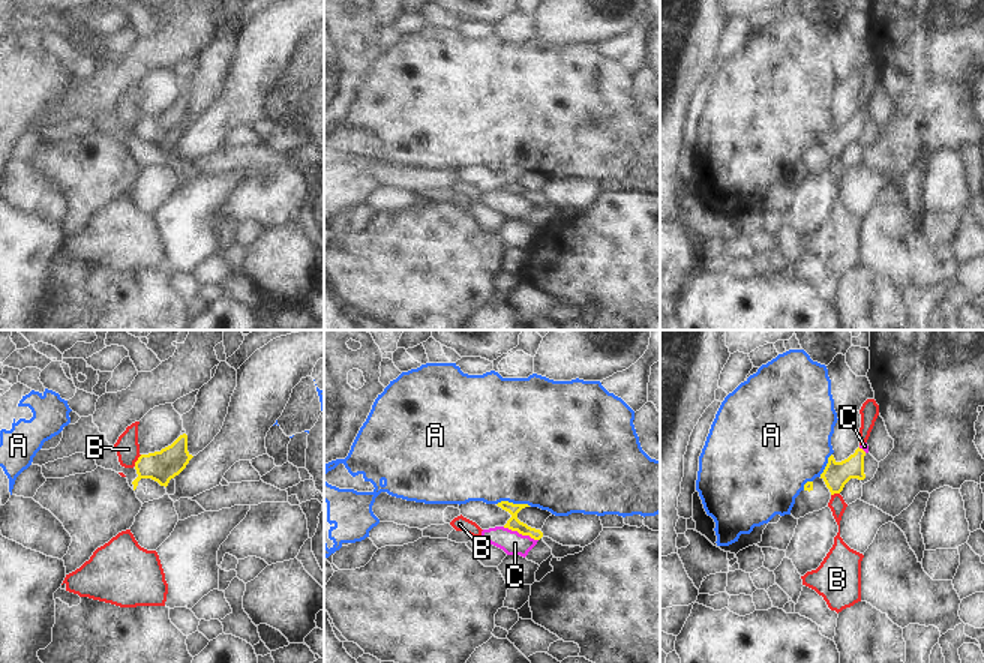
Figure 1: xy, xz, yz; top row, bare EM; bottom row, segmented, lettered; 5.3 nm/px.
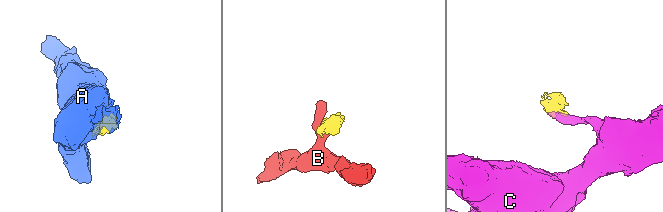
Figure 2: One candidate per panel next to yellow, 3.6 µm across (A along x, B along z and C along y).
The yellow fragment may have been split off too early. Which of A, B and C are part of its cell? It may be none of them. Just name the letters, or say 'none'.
C

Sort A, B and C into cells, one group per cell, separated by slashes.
A / B / C

